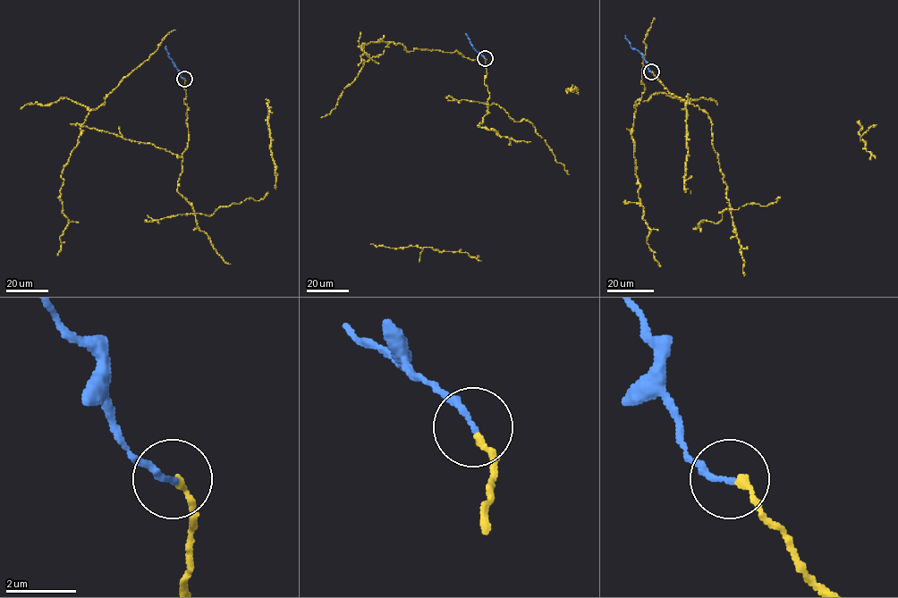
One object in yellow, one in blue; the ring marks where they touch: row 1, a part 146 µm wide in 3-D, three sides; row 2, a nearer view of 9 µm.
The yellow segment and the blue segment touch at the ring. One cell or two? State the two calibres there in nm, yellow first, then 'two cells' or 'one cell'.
calibres 200 and 180 nm; one cell

